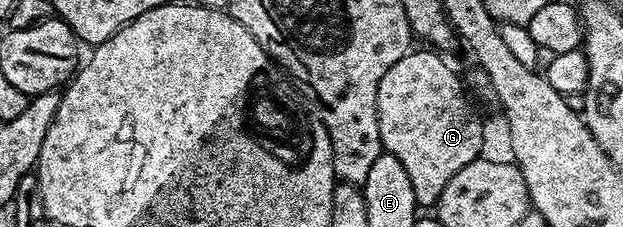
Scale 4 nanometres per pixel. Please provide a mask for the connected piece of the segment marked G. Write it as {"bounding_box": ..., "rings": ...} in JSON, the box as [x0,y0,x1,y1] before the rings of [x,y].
{"bounding_box":[377,50,485,209],"rings":[[[410,50],[383,73],[377,94],[377,120],[381,146],[407,171],[416,206],[433,209],[447,189],[447,181],[482,154],[485,127],[473,112],[456,73],[436,50],[424,50]]]}

